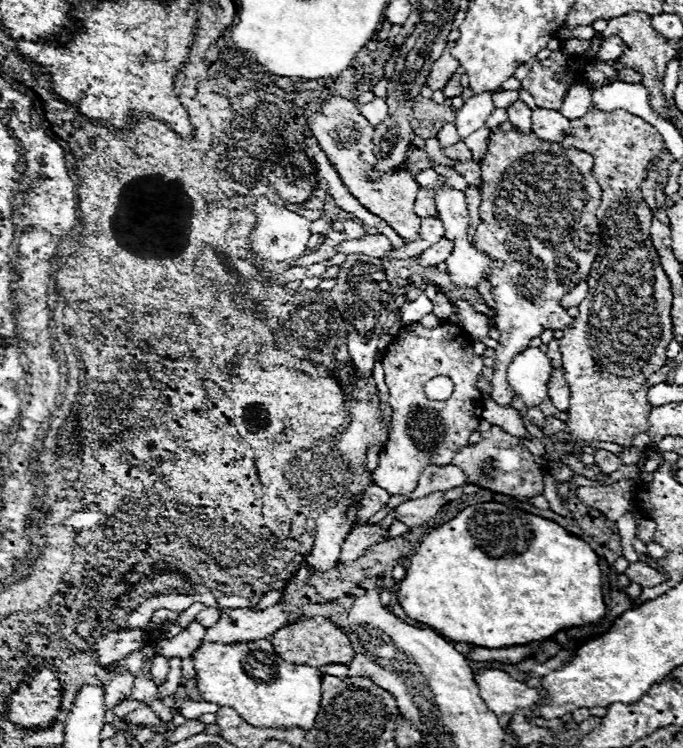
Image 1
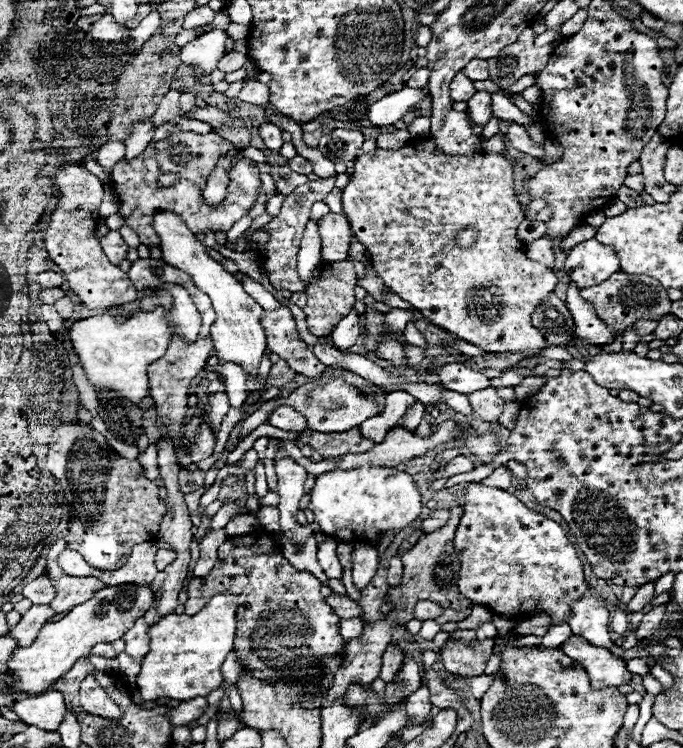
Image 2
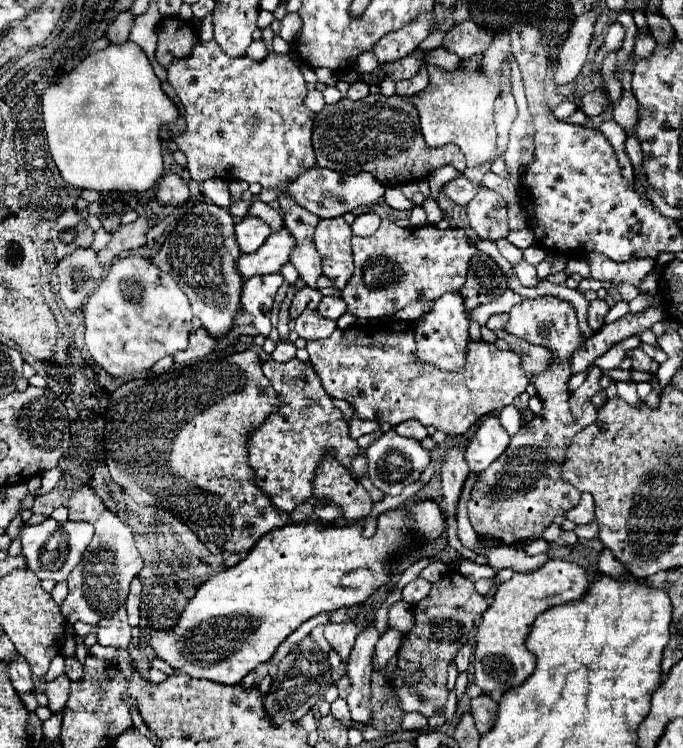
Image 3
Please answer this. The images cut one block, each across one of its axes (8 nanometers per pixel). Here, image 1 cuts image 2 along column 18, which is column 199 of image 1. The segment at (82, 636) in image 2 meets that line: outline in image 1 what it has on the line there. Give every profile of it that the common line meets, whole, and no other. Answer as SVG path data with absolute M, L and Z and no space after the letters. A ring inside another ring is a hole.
M262 638L254 642L240 644L220 644L220 642L204 642L192 654L194 670L196 670L196 688L204 700L214 702L218 706L230 706L246 722L252 726L268 726L268 728L290 728L300 726L304 730L314 726L318 708L320 708L320 676L312 666L294 666L284 662L272 648L272 642Z

